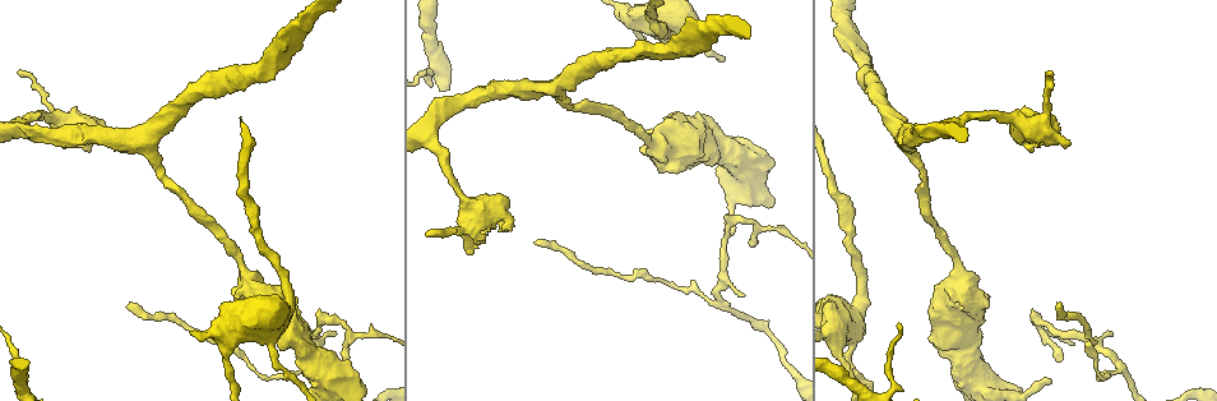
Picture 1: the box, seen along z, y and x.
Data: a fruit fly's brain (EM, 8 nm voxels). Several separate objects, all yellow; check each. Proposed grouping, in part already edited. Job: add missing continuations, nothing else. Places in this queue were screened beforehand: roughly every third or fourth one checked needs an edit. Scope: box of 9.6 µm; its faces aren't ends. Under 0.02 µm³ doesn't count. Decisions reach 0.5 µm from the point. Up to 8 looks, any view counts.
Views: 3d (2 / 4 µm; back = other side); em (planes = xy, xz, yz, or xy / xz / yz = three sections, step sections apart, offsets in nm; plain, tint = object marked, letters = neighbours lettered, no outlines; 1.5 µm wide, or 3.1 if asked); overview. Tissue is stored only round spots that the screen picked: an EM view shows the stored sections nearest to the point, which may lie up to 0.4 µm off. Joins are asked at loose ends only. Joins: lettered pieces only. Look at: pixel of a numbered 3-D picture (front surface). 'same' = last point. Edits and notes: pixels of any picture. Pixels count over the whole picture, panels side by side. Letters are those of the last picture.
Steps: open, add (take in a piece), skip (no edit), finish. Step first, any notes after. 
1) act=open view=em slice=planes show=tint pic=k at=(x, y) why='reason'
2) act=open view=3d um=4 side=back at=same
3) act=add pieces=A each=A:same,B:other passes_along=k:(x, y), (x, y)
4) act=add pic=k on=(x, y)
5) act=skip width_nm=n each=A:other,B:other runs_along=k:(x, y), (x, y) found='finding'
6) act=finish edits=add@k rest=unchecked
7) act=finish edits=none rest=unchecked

act=open view=em slice=planes show=plain pic=1 at=(1047, 383) why='free end'

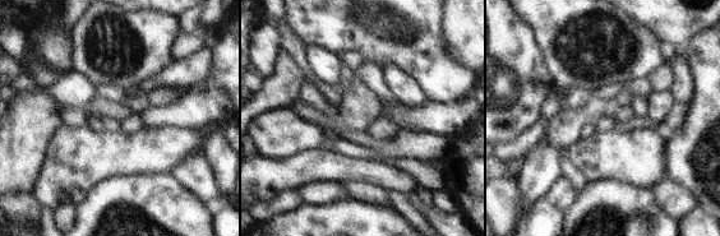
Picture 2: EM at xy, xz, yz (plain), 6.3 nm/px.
act=open view=em slice=planes show=letters at=same why='see the neighbours'

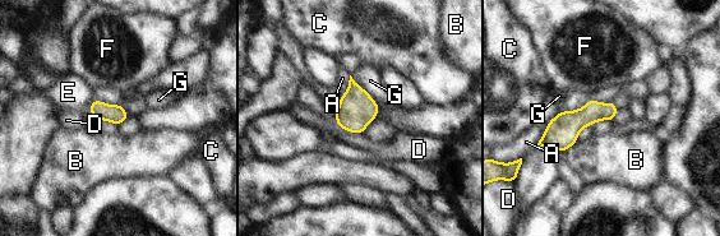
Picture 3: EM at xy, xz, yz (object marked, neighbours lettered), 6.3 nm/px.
act=skip longest_contact=G:260nm each=A:other,B:other,C:other,D:other,E:other,F:other,G:other found='no lettered piece goes on from it'

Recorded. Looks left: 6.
act=open view=3d um=2 pic=1 at=(743, 296) why='free end'

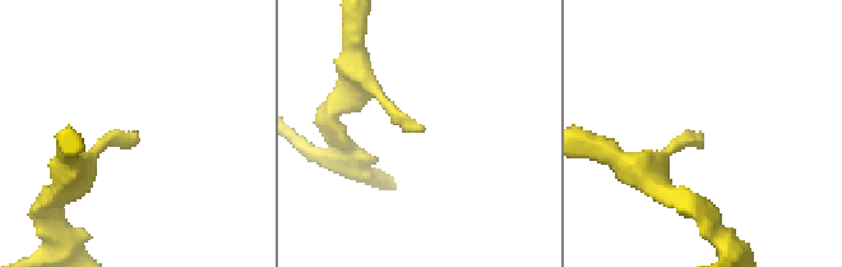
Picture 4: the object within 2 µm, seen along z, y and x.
act=open view=em slice=planes show=letters pic=4 at=(421, 124)

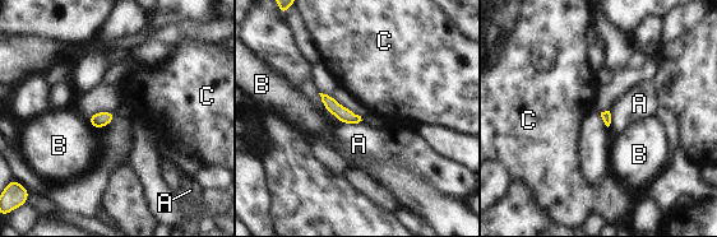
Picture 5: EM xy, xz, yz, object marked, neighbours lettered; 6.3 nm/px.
act=skip each=A:other,B:other,C:other found='none of them fits'

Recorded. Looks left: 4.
act=open view=3d um=2 side=back pic=1 at=(128, 307) why='thin end'

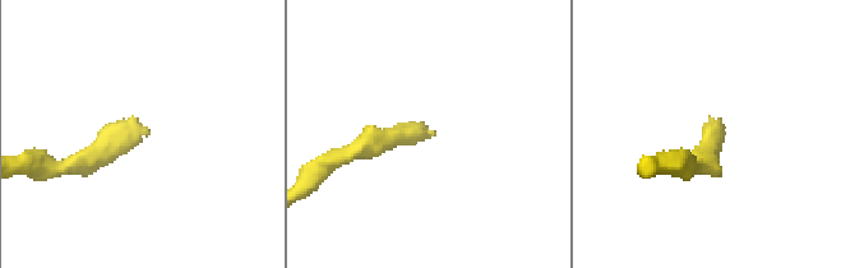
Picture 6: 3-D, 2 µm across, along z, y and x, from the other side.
act=open view=em slice=planes show=letters pic=6 at=(719, 131)

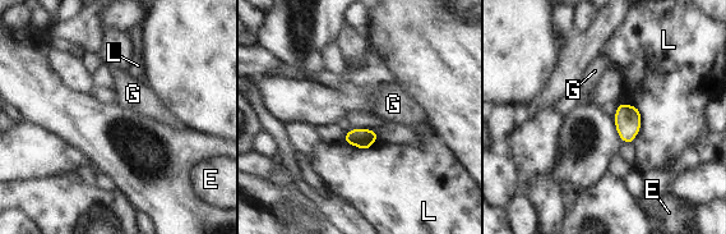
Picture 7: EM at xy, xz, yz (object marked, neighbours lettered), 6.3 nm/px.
act=skip width_nm=130 longest_contact=L:160nm each=E:other,G:other,L:other found='no lettered piece goes on from it'

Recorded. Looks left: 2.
act=finish edits=none rest=unchecked

